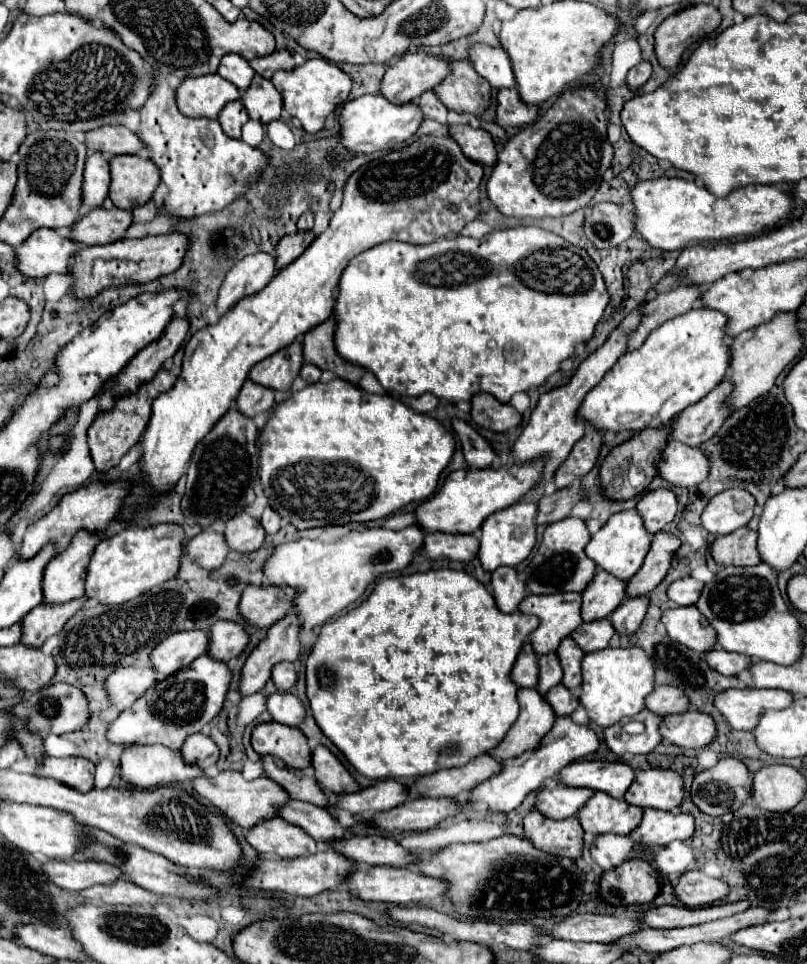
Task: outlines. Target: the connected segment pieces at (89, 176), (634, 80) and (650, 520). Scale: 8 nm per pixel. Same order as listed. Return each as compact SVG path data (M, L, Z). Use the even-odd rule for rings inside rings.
M94 152L92 156L88 156L84 168L84 188L82 188L84 204L100 206L102 200L108 196L108 186L110 186L108 158L100 152Z
M642 60L638 66L630 68L628 74L626 74L626 84L628 84L628 88L630 88L632 92L638 90L638 88L642 88L644 82L650 78L650 72L652 72L652 68L650 68L650 64L644 62L644 60Z
M658 488L658 490L646 492L640 498L636 510L644 520L644 528L650 534L658 534L674 520L676 506L678 504L676 504L674 492L670 492L666 488Z

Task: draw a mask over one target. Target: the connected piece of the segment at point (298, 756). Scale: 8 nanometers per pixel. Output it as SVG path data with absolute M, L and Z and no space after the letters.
M266 722L266 724L258 724L252 732L252 748L264 756L270 754L274 758L280 758L286 766L290 768L306 768L310 766L310 748L308 748L308 740L306 736L292 726L284 726L284 724L276 724L276 722Z

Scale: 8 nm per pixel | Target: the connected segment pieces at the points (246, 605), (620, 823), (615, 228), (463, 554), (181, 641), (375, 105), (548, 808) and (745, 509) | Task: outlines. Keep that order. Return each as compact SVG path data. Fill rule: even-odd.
M246 586L240 598L240 616L246 624L256 628L270 628L282 620L292 608L292 590L290 588L264 588L264 586ZM282 598L282 608L280 608Z
M596 792L576 814L584 832L590 834L630 834L642 820L642 810L616 800L604 792Z
M596 204L584 220L584 232L596 248L612 248L626 242L634 232L632 210L616 204Z
M426 534L424 546L420 548L420 554L430 560L474 560L478 554L478 538L472 536L452 536L452 534Z
M202 630L192 632L176 632L164 638L160 646L156 646L150 654L150 666L156 670L156 676L162 680L182 668L186 668L192 660L206 652L208 634Z
M364 94L344 104L340 112L340 124L342 124L340 136L342 136L342 144L352 152L364 154L364 152L388 150L392 146L398 146L410 140L420 128L422 120L424 120L424 114L420 106L416 106L414 102L396 106L394 102L388 102L388 98L384 98L382 94Z
M558 786L554 790L540 788L536 794L534 808L540 810L540 814L546 814L546 818L564 820L574 816L592 794L594 792L588 788L568 788L568 786Z
M742 488L716 494L702 512L702 528L710 534L728 534L750 522L754 516L754 498Z

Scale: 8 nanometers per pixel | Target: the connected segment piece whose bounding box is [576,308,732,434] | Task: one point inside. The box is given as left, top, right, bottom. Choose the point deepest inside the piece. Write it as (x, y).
(679, 363)

